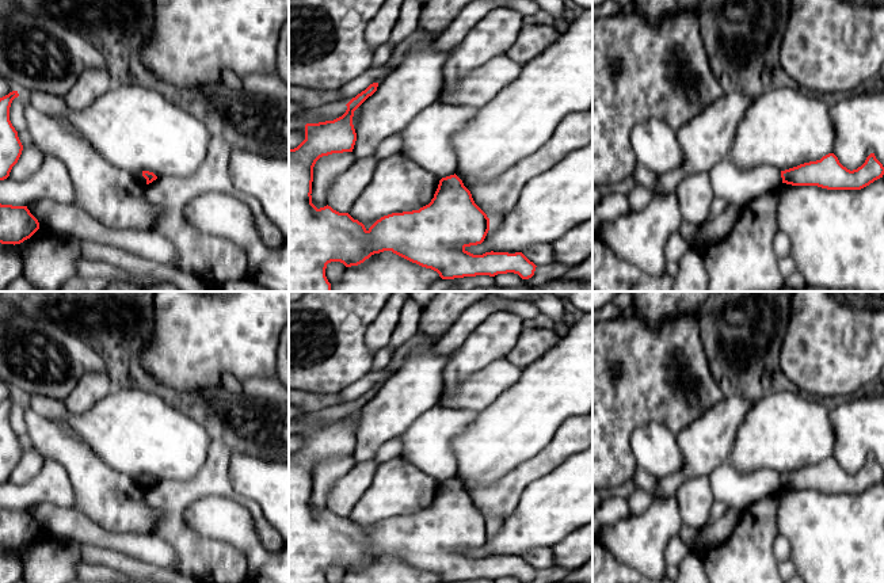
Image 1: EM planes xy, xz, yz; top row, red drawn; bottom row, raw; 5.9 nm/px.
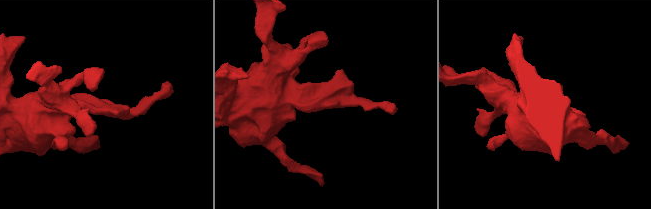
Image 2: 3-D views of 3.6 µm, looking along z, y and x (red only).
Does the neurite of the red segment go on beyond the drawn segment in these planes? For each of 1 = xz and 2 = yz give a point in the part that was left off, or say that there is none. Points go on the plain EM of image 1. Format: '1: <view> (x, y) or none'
1: none
2: none

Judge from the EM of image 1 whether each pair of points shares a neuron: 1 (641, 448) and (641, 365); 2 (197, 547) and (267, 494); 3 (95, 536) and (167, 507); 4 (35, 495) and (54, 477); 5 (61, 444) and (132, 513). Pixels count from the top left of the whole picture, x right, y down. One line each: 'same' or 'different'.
1: different
2: different
3: different
4: same
5: same

